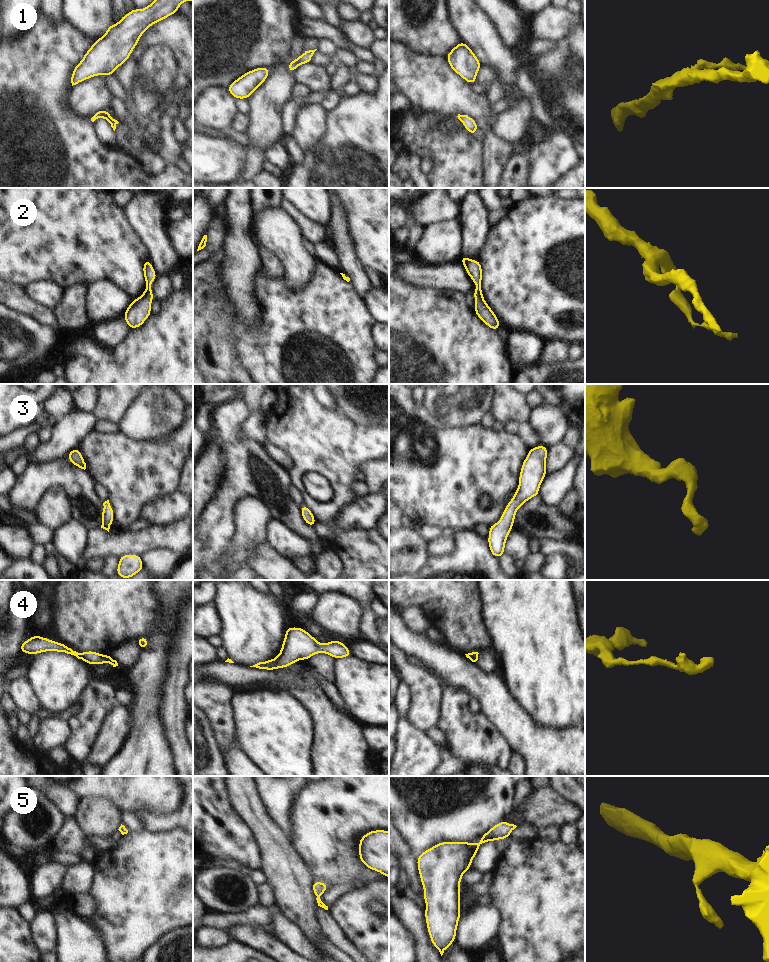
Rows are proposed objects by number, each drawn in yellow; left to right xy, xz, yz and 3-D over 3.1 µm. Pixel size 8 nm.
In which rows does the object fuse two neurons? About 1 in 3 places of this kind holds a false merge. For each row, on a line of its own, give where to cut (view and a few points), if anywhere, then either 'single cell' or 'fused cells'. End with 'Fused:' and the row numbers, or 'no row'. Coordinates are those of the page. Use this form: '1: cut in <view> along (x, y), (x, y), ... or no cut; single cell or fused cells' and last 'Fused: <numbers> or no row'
1: no cut; single cell
2: no cut; single cell
3: no cut; single cell
4: no cut; single cell
5: no cut; single cell
Fused: no row

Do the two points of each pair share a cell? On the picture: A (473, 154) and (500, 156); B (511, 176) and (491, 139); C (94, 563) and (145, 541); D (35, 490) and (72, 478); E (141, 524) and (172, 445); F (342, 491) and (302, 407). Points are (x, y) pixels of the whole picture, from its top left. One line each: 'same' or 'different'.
A: different
B: different
C: different
D: same
E: different
F: same

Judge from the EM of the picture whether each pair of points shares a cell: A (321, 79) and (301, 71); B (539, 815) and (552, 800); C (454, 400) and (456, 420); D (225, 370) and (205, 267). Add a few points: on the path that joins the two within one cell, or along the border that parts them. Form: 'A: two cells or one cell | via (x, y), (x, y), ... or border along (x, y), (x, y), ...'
A: one cell | via (316, 79), (306, 74)
B: one cell | via (542, 811), (548, 804)
C: one cell | via (456, 405), (456, 415)
D: one cell | via (208, 344), (207, 293)

